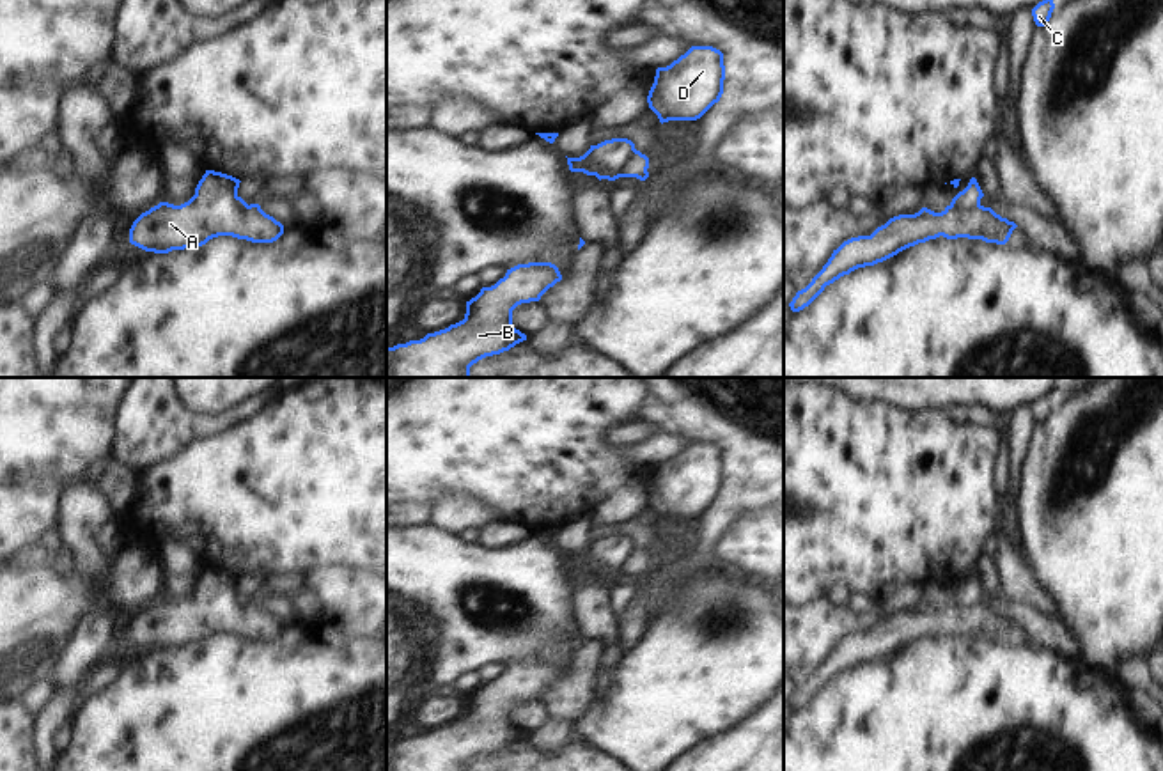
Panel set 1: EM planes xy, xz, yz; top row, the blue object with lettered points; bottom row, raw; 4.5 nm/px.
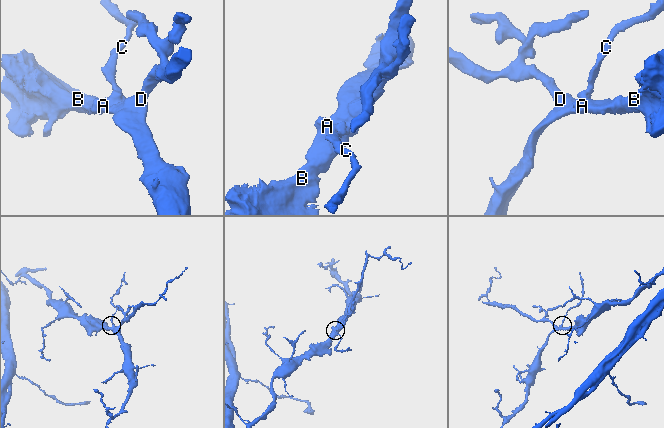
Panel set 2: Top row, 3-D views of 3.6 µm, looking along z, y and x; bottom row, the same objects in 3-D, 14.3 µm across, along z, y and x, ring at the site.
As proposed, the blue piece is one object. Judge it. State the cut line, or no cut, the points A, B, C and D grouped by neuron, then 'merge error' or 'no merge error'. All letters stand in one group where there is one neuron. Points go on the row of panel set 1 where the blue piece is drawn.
yz (952, 199), (963, 208), (979, 206) | A B D / C | merge error

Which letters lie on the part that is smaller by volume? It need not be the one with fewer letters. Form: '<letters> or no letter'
C.

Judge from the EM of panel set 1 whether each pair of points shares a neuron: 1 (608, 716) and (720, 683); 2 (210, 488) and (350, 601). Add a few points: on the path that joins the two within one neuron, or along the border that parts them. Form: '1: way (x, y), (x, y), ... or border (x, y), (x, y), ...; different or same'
1: way (637, 716), (655, 708), (681, 685), (692, 683); same
2: border (355, 568), (318, 568), (309, 576); different

